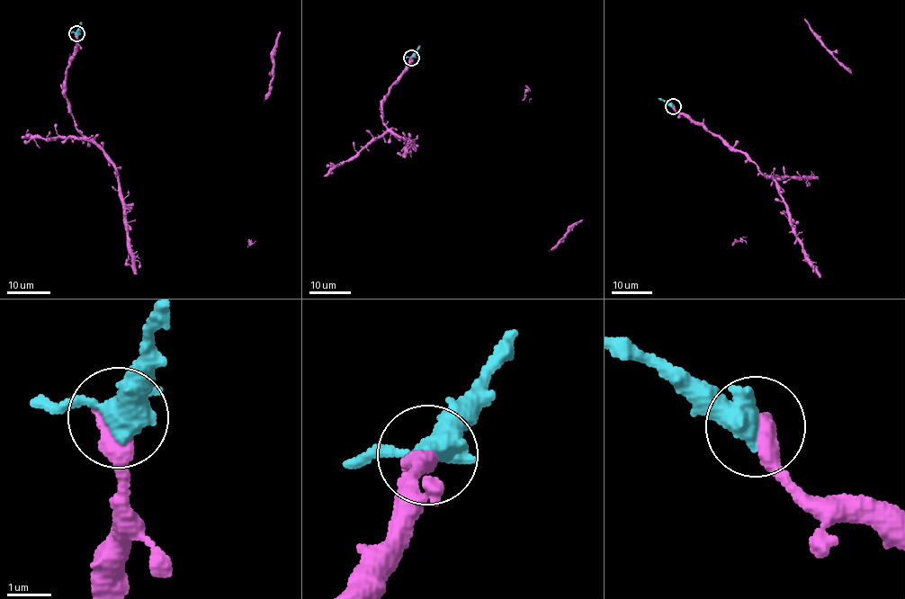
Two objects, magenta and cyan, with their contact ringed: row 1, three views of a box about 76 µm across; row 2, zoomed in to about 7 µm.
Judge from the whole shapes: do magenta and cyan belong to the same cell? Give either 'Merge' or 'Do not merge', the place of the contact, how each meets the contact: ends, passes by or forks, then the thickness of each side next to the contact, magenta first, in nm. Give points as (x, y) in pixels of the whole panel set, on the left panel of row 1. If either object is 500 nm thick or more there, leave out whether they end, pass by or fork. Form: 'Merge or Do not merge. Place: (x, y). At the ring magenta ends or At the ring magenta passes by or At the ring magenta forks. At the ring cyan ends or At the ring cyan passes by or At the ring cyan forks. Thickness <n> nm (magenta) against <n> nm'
Merge. Place: (76, 33). Thickness 550 nm (magenta) against 480 nm

